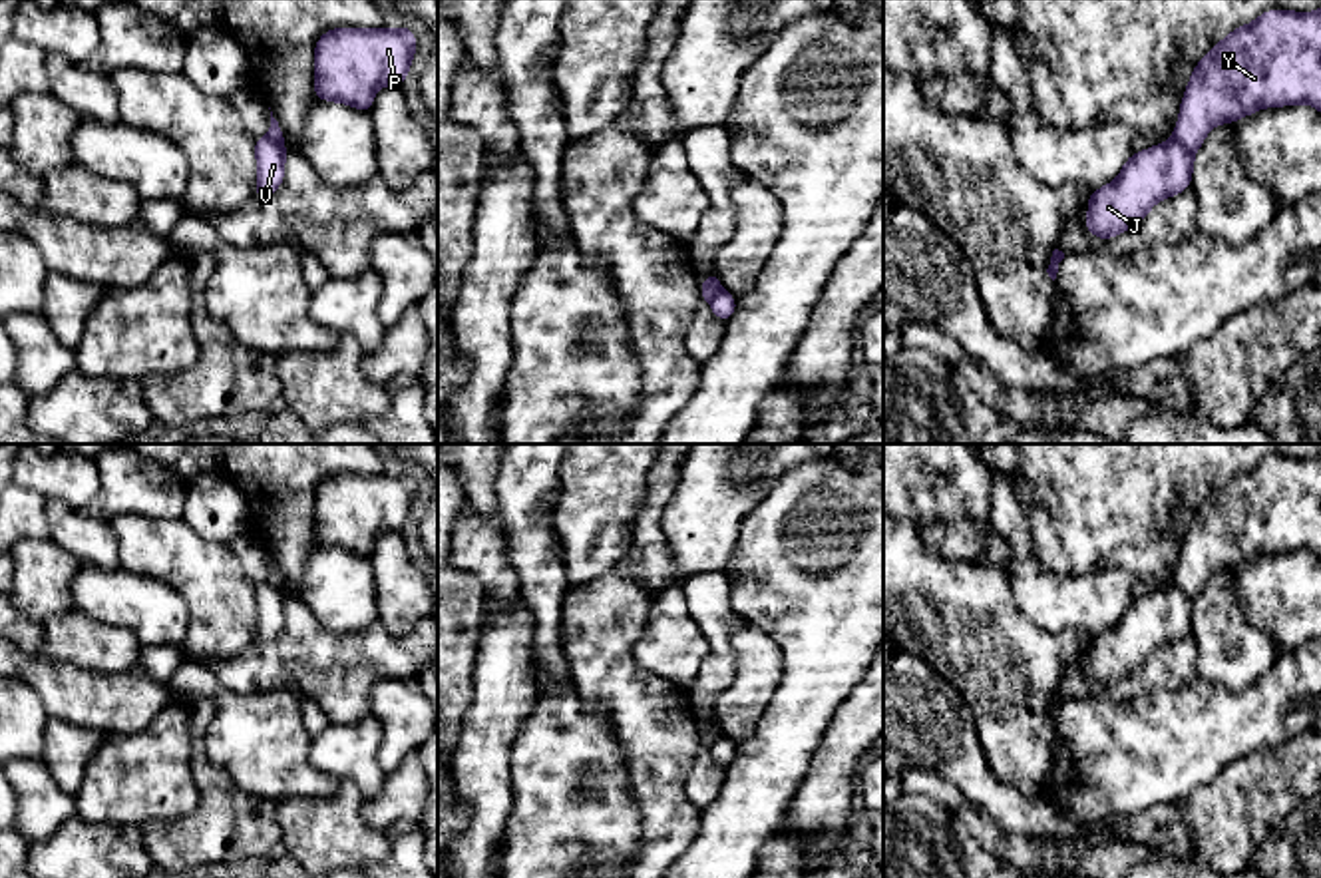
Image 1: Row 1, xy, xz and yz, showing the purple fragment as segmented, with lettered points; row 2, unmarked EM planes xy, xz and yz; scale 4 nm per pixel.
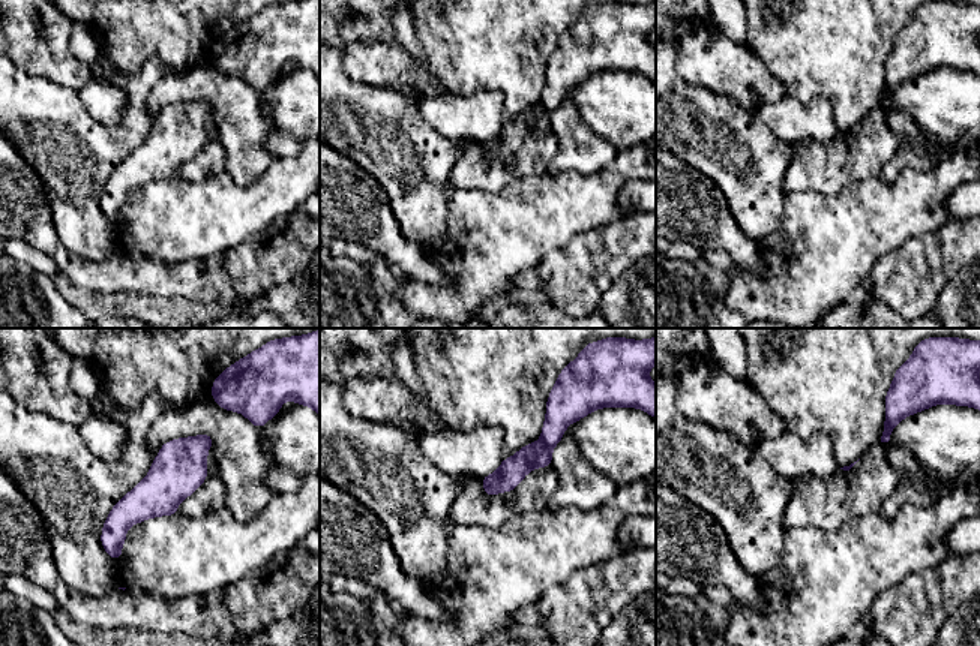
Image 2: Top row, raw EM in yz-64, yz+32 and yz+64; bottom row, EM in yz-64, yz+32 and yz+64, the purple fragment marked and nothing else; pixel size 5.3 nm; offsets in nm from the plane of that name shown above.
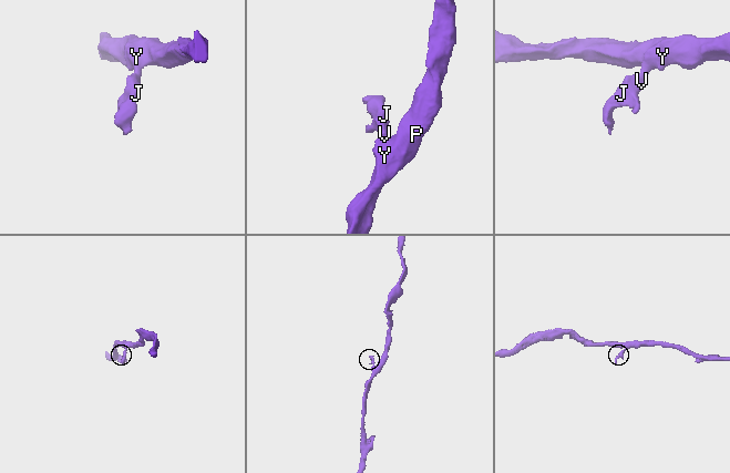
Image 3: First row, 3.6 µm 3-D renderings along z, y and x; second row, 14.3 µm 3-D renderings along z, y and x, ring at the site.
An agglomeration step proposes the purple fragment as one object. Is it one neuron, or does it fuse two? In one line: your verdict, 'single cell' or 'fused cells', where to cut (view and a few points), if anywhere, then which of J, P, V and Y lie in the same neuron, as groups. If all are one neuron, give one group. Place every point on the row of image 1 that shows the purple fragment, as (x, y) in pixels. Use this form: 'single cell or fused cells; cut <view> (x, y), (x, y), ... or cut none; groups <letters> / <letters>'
fused cells; cut yz (1174, 136), (1192, 154); groups J V / P Y

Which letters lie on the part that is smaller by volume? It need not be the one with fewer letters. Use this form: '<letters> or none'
J, V

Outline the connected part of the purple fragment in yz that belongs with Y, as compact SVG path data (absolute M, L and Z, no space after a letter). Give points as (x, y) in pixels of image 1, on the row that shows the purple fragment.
M1321 8L1305 14L1265 10L1200 58L1180 104L1174 137L1196 153L1218 123L1231 123L1263 108L1293 104L1309 104L1321 111Z

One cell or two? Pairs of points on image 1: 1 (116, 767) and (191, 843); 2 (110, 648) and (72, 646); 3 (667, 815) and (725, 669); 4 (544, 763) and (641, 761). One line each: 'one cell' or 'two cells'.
1: one cell
2: one cell
3: two cells
4: two cells

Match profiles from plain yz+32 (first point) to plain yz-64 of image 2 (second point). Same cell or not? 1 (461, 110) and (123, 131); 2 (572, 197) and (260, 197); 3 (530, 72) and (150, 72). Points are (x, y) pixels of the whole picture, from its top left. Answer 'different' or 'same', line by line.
1: different
2: same
3: different

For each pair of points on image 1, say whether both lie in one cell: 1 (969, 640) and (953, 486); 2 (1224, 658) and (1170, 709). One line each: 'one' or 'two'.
1: one
2: two

